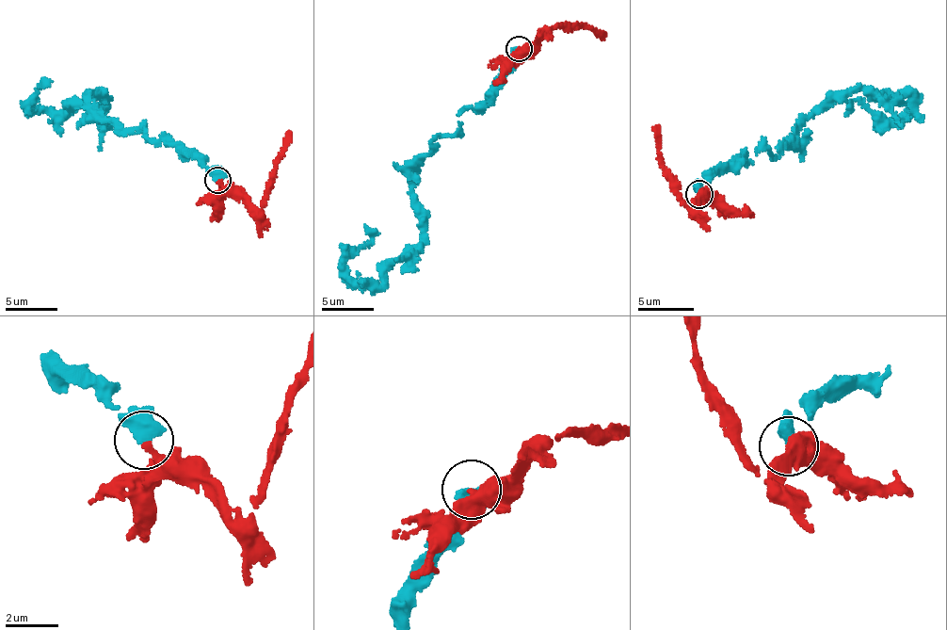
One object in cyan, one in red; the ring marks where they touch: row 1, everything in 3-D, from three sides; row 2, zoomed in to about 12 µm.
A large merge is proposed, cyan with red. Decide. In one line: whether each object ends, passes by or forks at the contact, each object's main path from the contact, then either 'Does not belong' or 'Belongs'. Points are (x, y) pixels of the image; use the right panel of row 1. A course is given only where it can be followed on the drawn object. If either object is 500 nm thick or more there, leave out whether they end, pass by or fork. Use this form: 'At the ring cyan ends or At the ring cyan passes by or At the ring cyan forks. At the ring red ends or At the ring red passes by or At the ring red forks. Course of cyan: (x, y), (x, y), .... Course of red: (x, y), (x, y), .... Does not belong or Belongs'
Course of cyan: (698, 193), (738, 160), (779, 153), (837, 97), (862, 89), (914, 106), (894, 118), (855, 101), (845, 116). Course of red: (700, 192), (688, 210), (677, 184), (664, 168), (659, 125). Belongs

